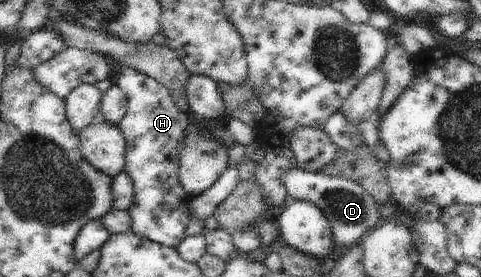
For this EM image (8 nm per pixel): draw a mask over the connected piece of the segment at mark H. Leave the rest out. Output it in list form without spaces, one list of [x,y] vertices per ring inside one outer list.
[[[126,65],[120,72],[116,85],[127,98],[127,111],[117,124],[125,138],[127,153],[123,171],[130,176],[134,183],[133,208],[126,212],[132,219],[128,233],[146,237],[151,241],[163,244],[167,247],[176,248],[185,238],[184,233],[190,220],[190,209],[188,194],[182,188],[179,181],[179,164],[183,146],[185,145],[185,134],[189,125],[189,118],[174,100],[173,94],[164,84],[158,82],[154,77],[148,76],[131,66]]]

